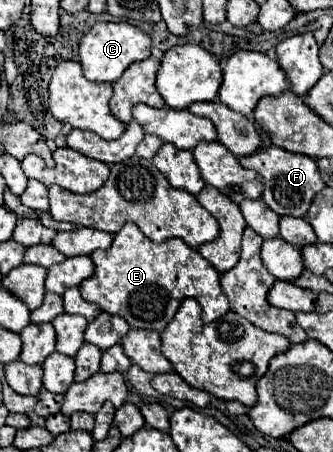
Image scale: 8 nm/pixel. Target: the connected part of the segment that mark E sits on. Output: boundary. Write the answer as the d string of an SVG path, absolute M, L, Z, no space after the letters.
M125 223L121 231L115 233L113 245L107 251L93 251L91 259L95 263L95 273L79 285L81 295L87 301L99 305L101 311L123 317L135 329L153 329L161 333L167 327L167 323L173 319L173 315L177 313L181 301L187 297L195 299L201 305L203 323L211 323L229 311L229 301L223 295L221 285L219 285L219 271L215 271L215 267L209 265L207 259L203 259L195 249L191 249L177 237L167 239L163 243L155 243L147 239L135 223Z

